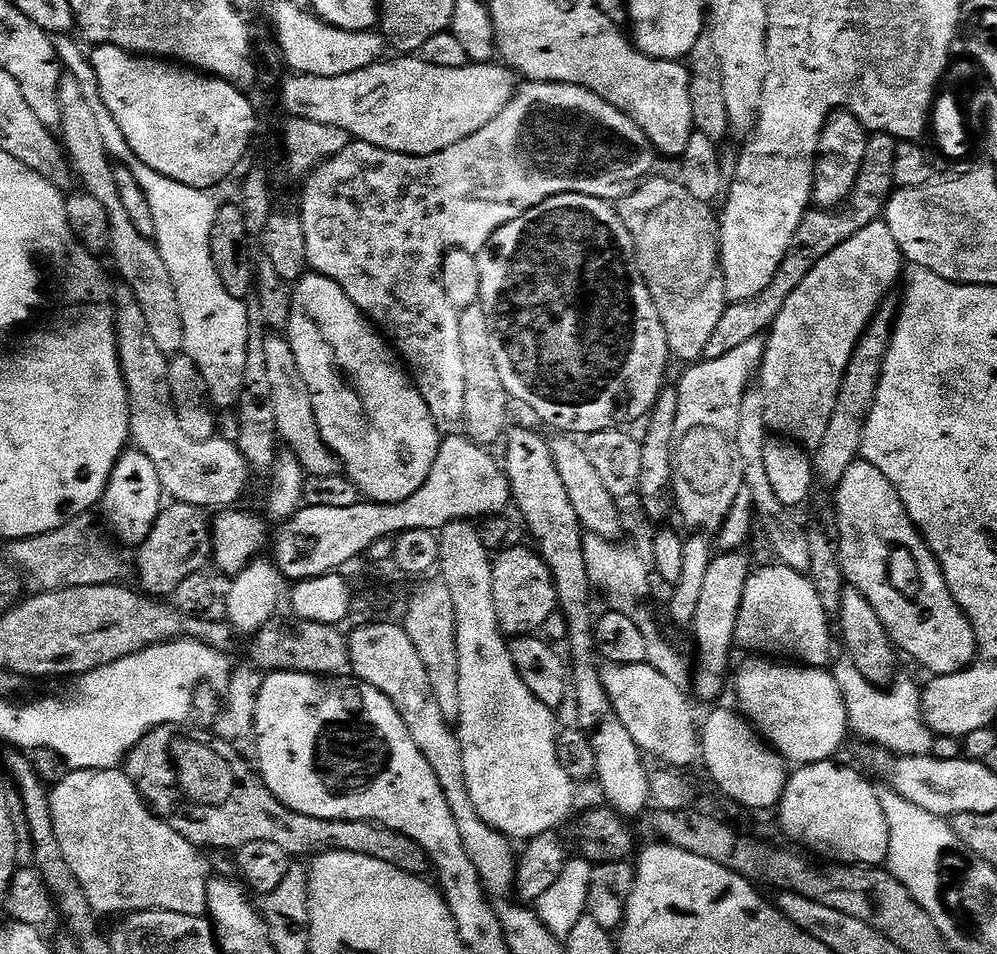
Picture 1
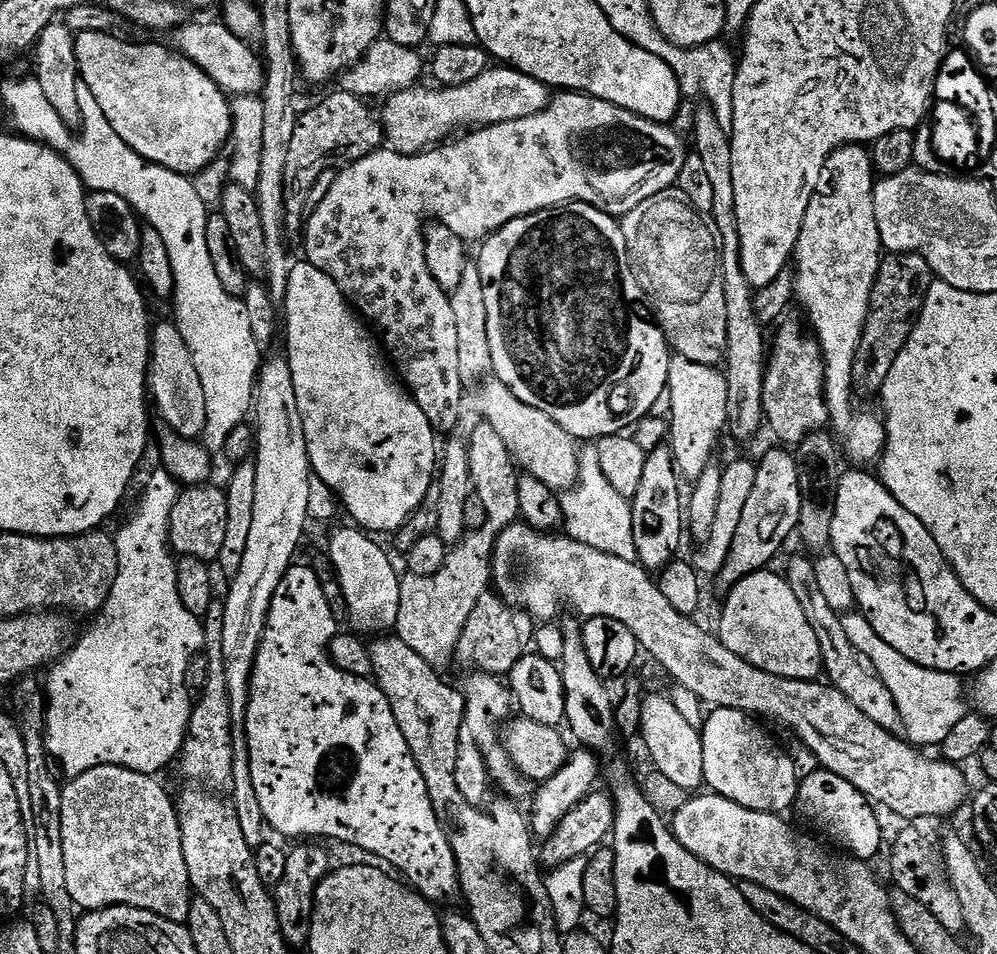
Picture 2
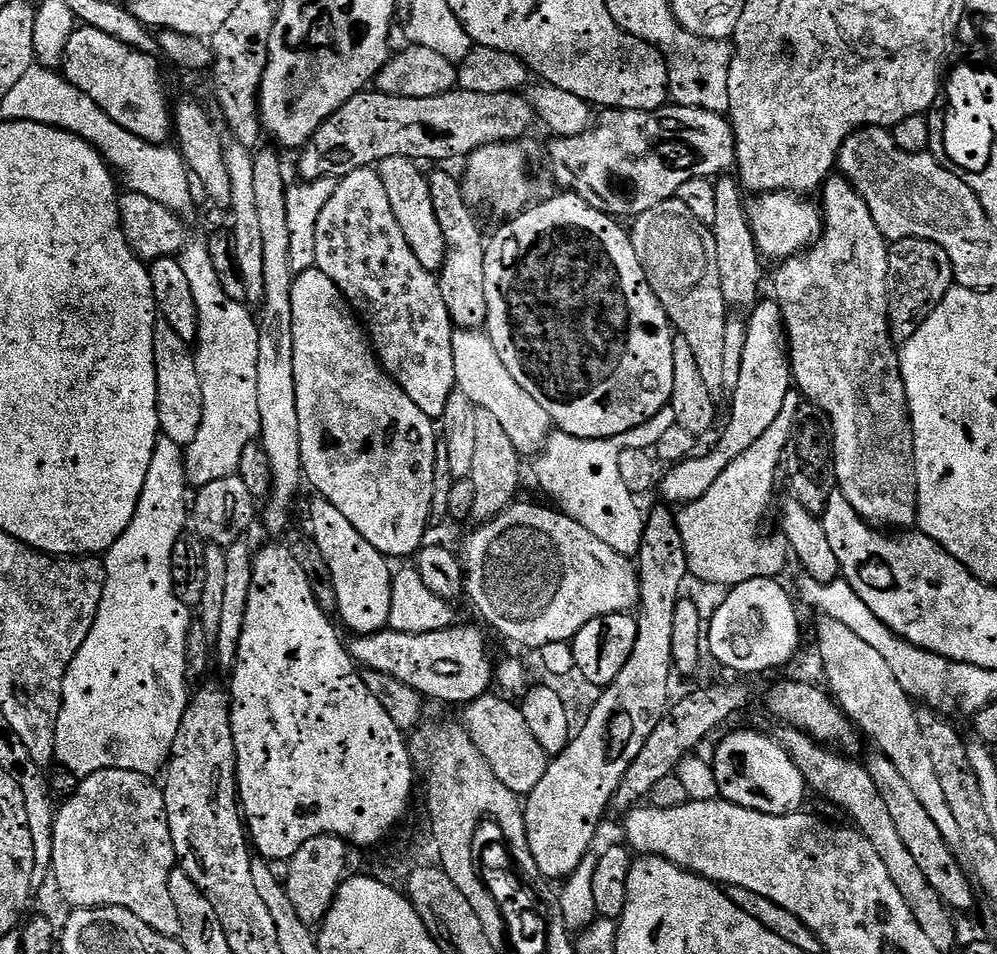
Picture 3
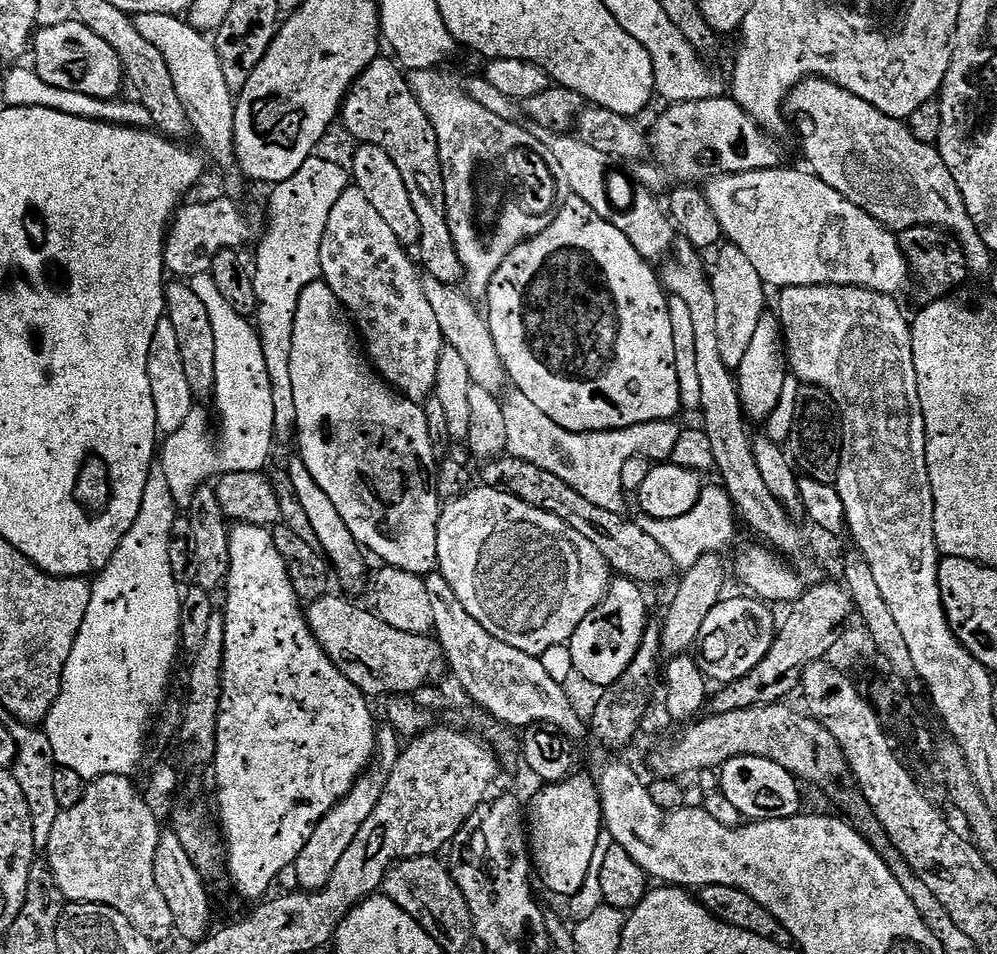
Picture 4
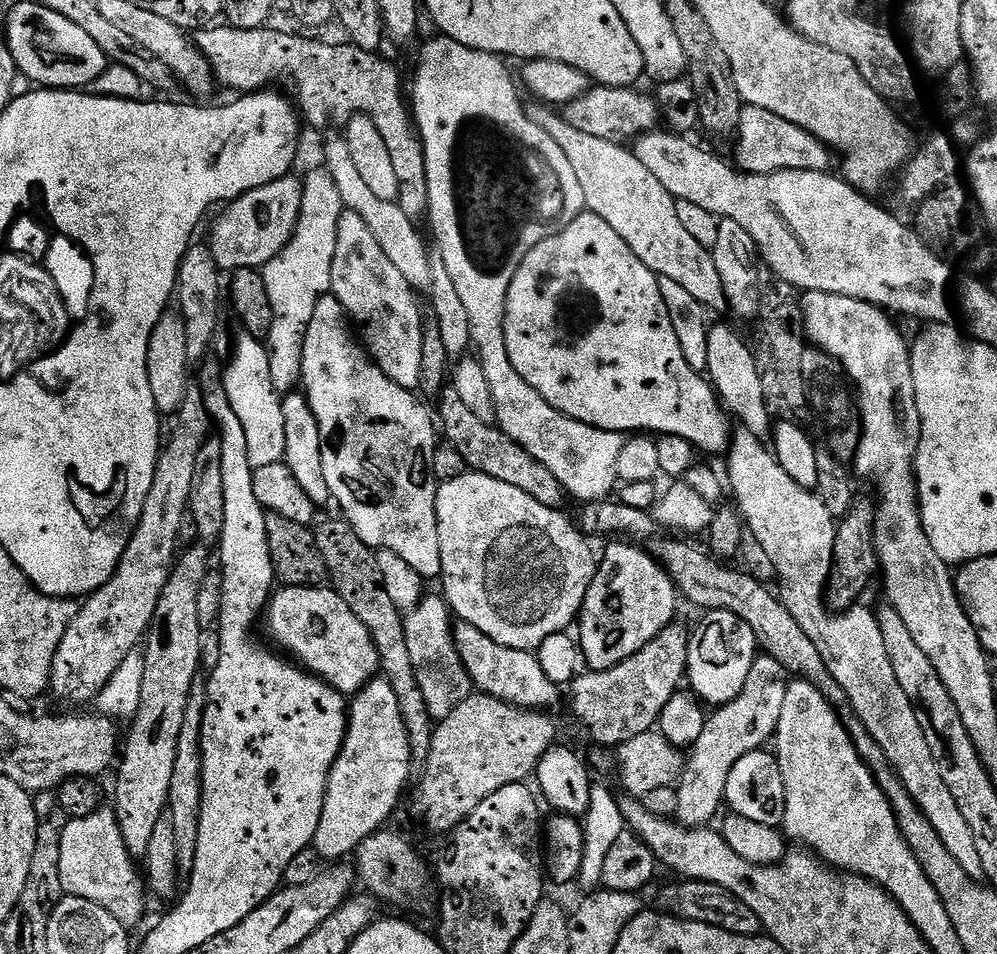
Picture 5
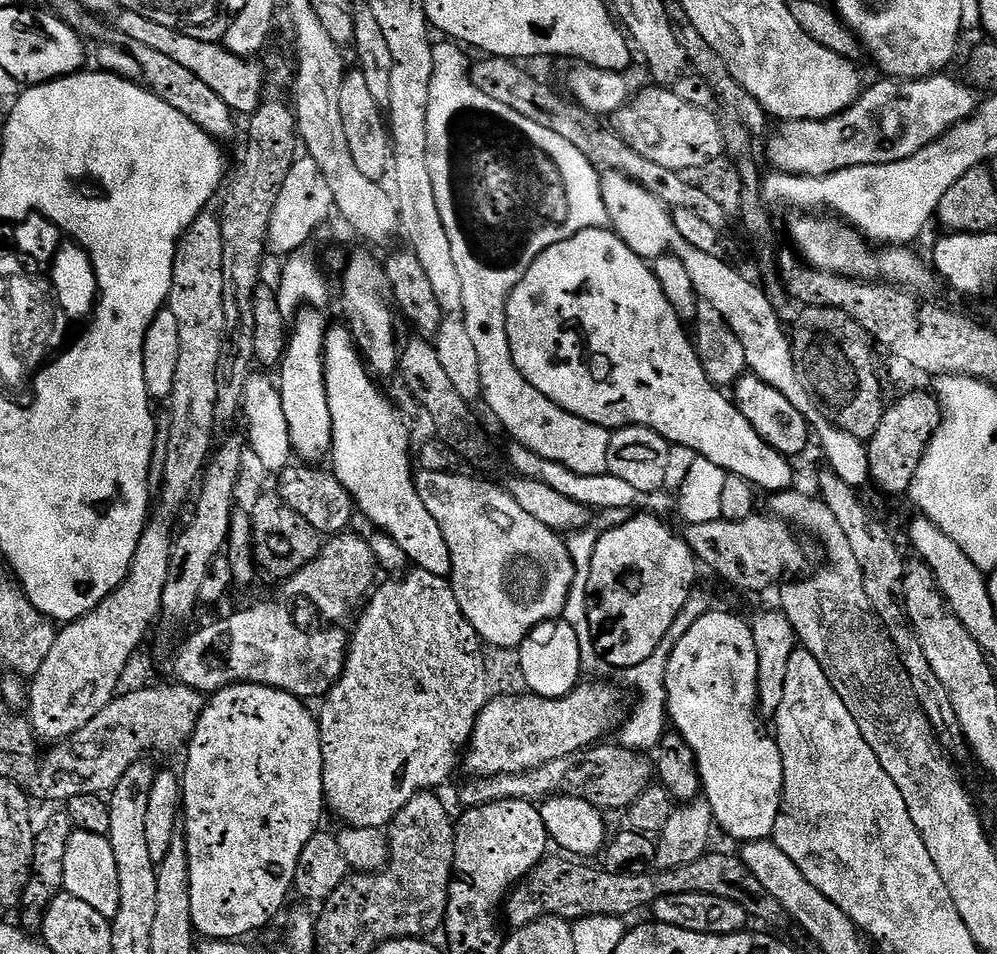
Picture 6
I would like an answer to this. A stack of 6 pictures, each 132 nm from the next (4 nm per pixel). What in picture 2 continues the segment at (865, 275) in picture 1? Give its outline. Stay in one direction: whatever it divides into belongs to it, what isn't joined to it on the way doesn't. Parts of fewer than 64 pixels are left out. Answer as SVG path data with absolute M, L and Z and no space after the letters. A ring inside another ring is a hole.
M785 323L774 342L774 350L770 352L763 384L763 408L765 423L769 431L780 440L784 446L799 446L804 439L816 432L825 431L829 427L828 400L824 397L824 353L811 335L804 336L804 332L796 324Z

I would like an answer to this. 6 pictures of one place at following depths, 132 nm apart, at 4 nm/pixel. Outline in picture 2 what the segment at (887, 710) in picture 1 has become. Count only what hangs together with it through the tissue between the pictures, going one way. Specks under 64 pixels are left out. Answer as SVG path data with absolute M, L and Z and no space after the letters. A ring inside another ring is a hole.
M851 611L843 617L846 638L854 647L865 656L878 670L882 682L886 682L886 690L894 694L894 702L898 706L898 714L904 723L903 733L913 745L924 746L920 744L934 744L940 746L954 730L954 726L963 720L966 715L964 709L964 684L965 681L953 672L939 672L930 670L926 666L918 666L918 662L910 662L890 642L882 642L870 626L868 619L857 611Z

